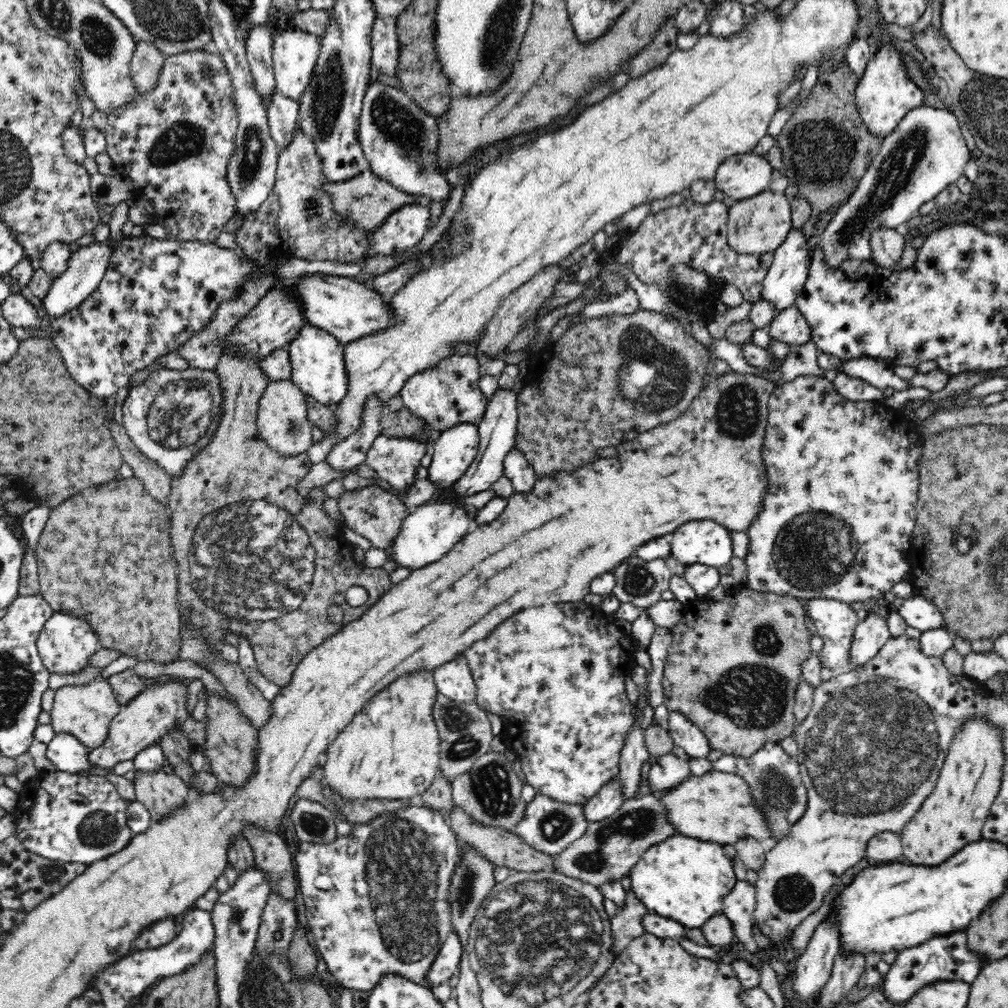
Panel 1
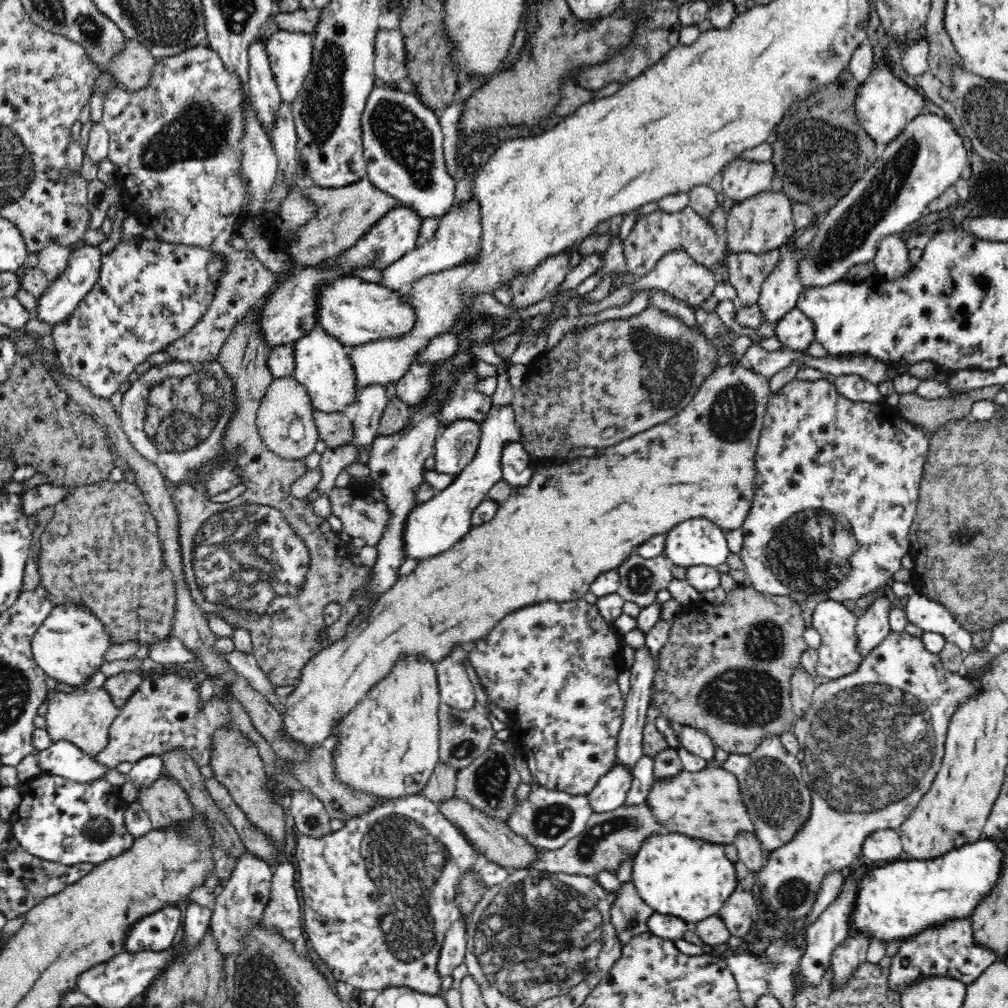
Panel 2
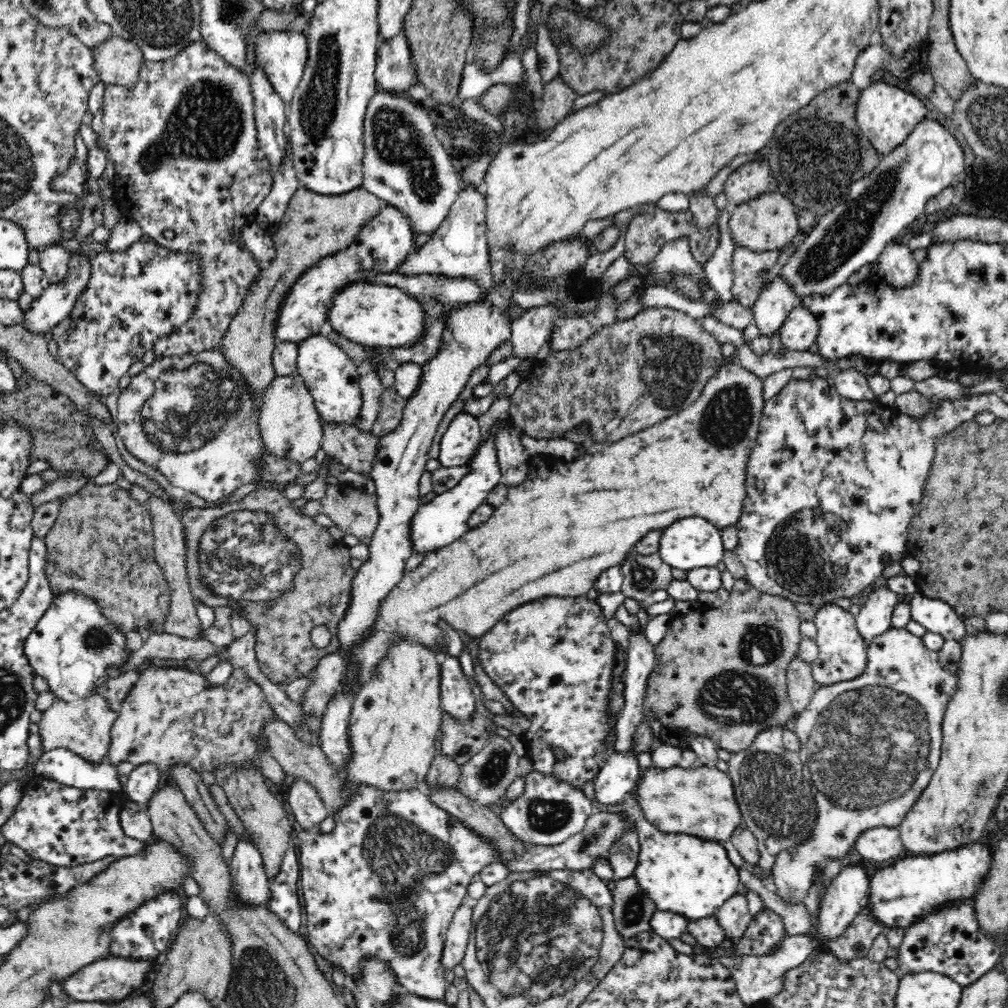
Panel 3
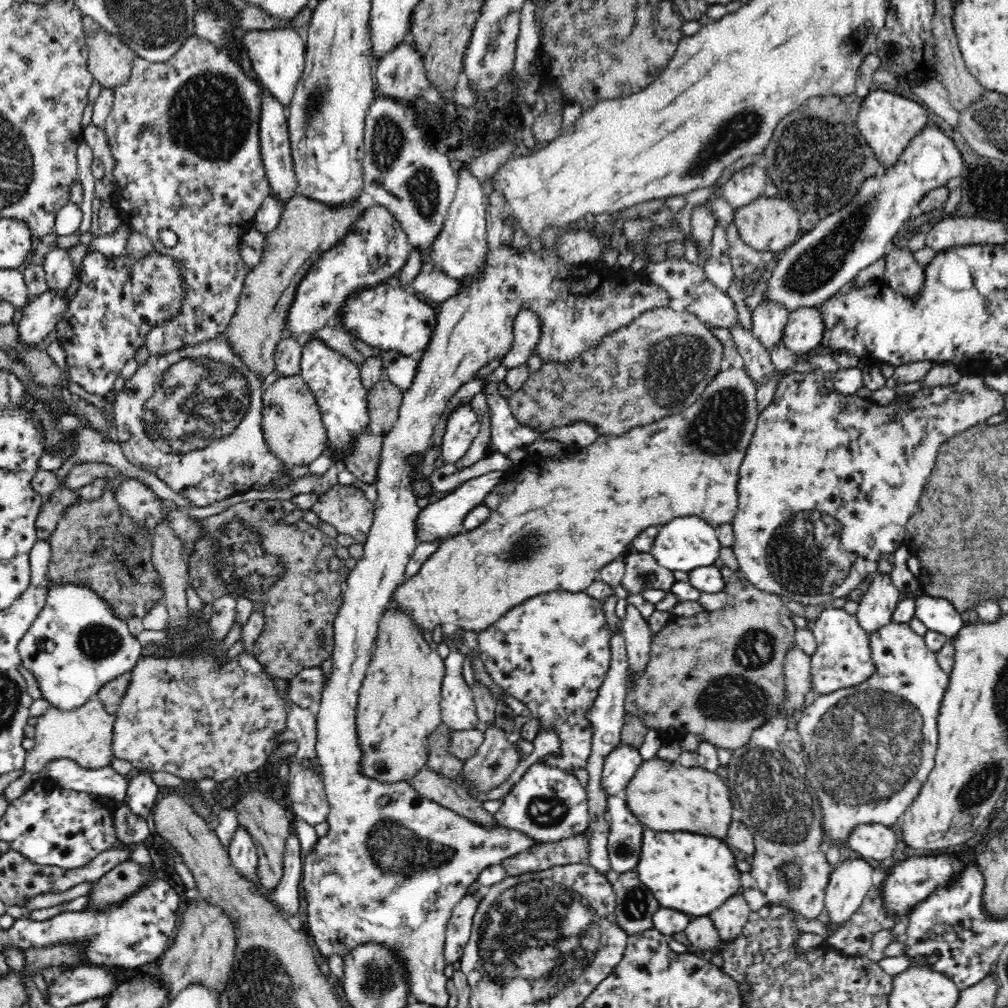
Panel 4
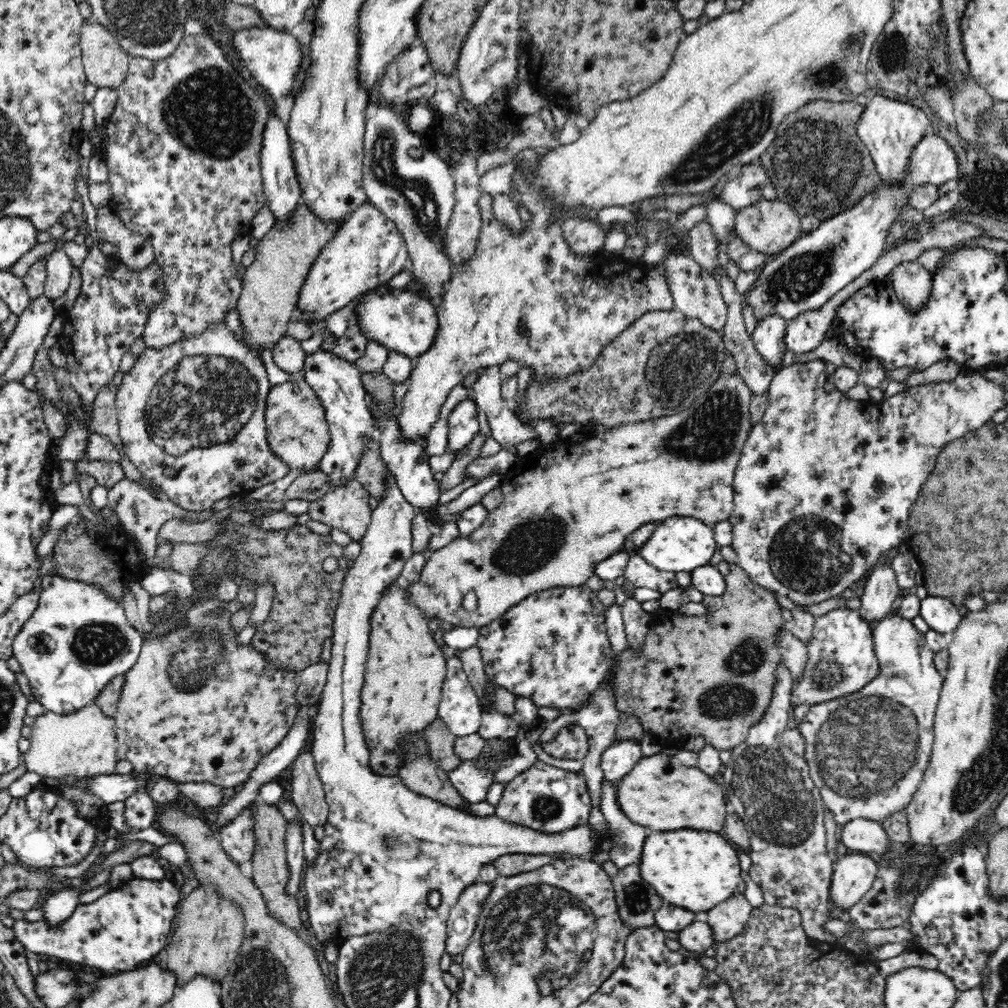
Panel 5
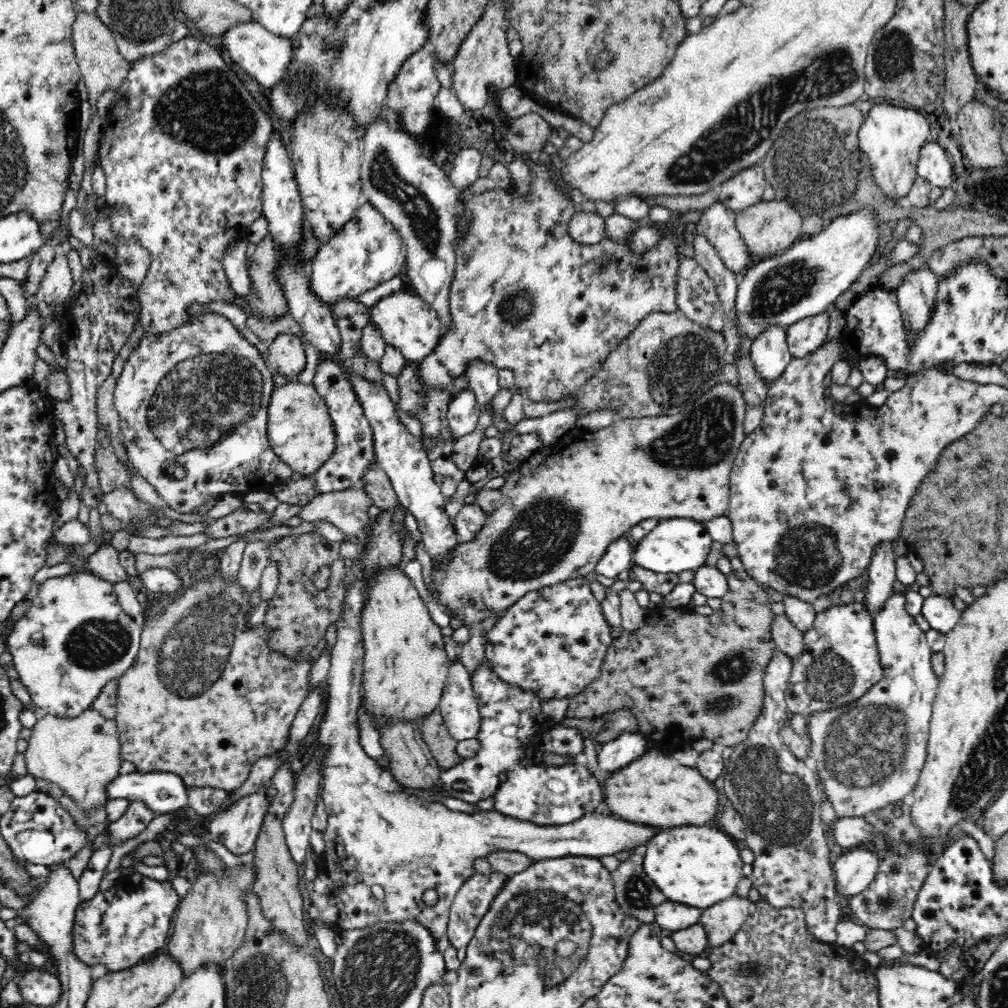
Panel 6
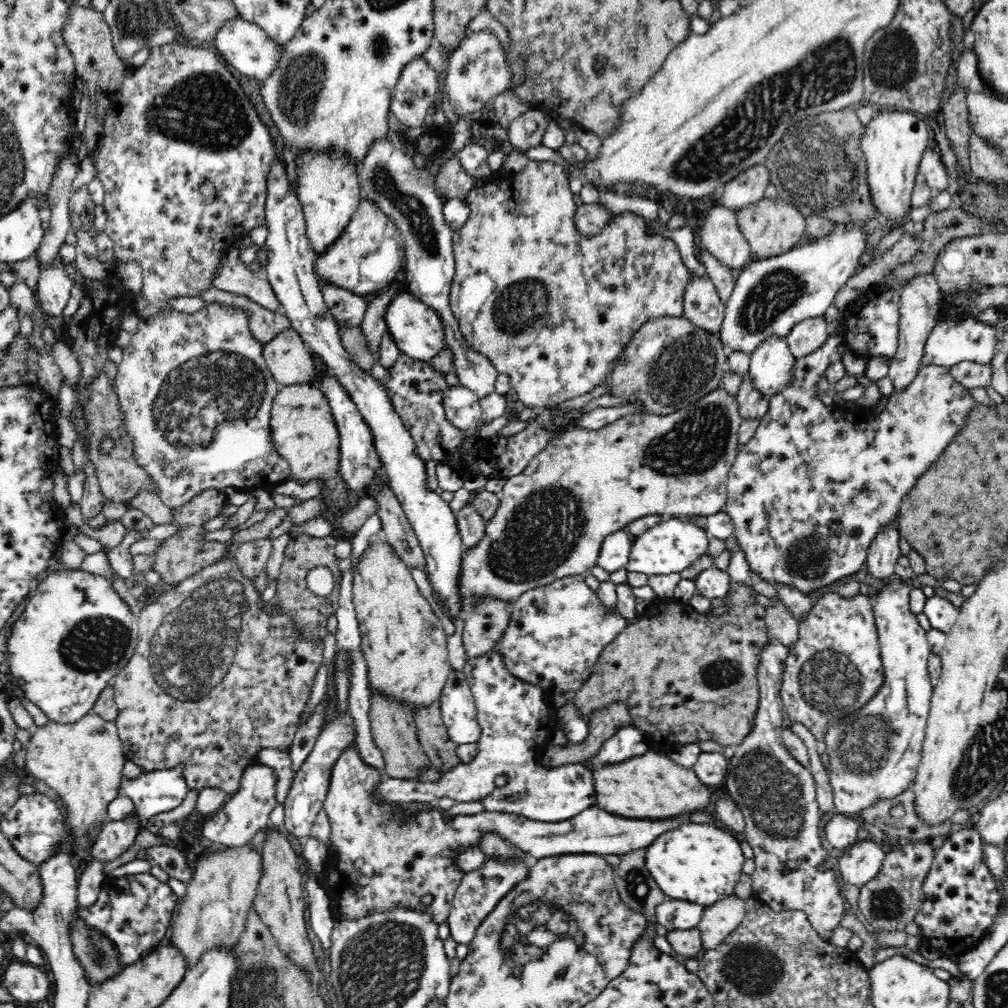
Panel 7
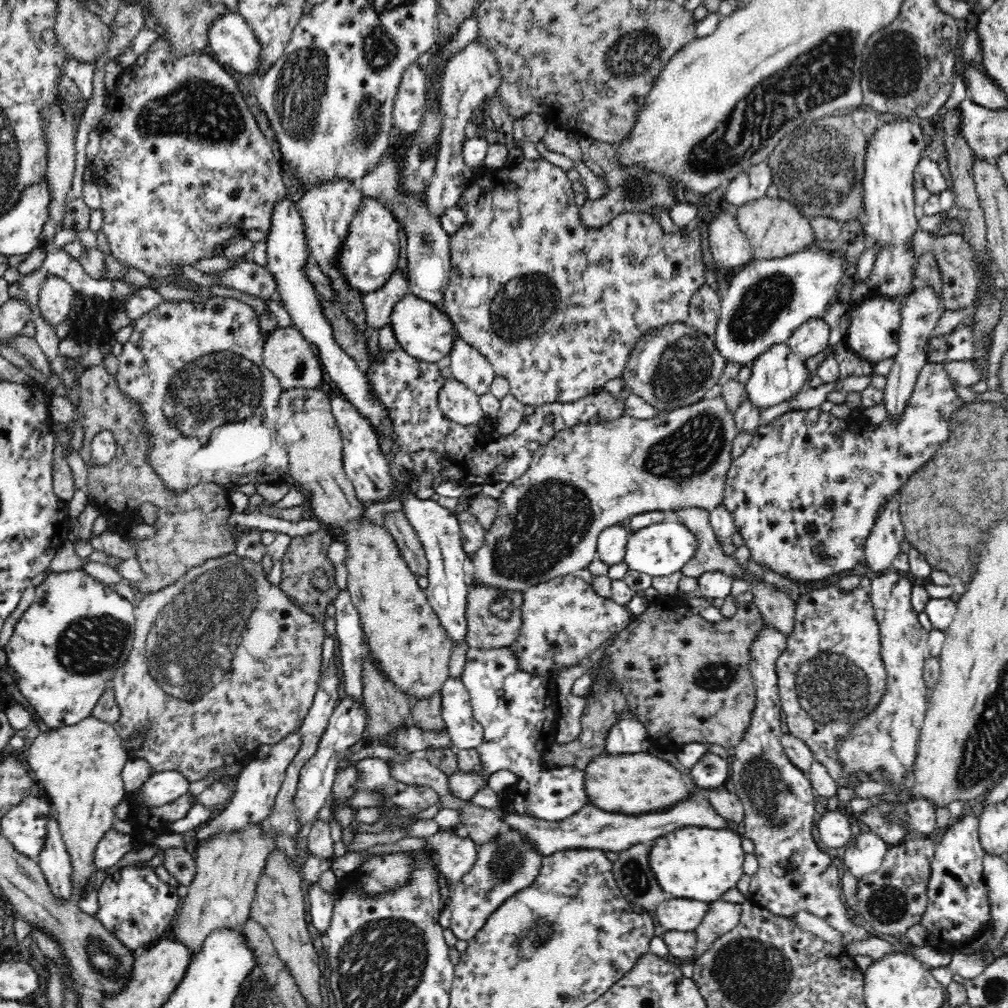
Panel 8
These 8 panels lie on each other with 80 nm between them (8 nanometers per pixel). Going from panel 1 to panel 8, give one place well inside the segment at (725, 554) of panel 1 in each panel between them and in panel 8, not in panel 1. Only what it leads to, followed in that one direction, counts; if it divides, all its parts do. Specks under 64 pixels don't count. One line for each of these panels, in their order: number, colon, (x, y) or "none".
2: (697, 541)
3: (693, 542)
4: (684, 543)
5: (678, 544)
6: (677, 544)
7: (670, 546)
8: (661, 549)

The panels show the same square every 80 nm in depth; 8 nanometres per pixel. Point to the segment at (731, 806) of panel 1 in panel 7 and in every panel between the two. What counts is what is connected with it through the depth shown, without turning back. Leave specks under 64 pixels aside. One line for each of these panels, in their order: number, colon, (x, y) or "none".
2: (707, 804)
3: (700, 800)
4: (663, 795)
5: (659, 792)
6: (655, 789)
7: (651, 785)

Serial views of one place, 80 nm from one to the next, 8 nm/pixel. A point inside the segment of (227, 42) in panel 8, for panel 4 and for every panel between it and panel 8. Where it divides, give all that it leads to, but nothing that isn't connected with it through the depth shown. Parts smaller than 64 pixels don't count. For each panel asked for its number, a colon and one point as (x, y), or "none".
4: (277, 56)
5: (273, 57)
6: (265, 56)
7: (244, 45)

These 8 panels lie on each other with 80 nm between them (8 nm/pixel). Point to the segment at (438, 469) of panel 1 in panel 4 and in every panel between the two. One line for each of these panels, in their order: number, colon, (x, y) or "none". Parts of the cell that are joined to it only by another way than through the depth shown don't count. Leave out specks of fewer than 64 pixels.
2: (456, 444)
3: (458, 443)
4: (463, 424)

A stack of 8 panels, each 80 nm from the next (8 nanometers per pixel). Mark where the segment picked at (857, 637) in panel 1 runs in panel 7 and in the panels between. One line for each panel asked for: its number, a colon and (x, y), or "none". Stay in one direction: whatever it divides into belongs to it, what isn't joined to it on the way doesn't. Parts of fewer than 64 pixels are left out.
2: (873, 625)
3: (875, 615)
4: (876, 608)
5: (881, 593)
6: (883, 582)
7: (883, 552)

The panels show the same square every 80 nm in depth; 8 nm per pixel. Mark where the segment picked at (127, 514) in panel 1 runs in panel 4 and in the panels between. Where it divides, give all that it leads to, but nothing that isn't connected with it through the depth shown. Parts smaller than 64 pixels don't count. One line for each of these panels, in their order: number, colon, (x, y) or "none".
2: (101, 550)
3: (101, 544)
4: (95, 544)

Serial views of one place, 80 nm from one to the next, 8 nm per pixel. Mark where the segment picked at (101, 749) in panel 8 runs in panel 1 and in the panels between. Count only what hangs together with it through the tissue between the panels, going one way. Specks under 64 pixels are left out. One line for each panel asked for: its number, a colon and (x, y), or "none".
1: (86, 711)
2: (82, 718)
3: (84, 726)
4: (85, 735)
5: (74, 748)
6: (82, 755)
7: (82, 762)

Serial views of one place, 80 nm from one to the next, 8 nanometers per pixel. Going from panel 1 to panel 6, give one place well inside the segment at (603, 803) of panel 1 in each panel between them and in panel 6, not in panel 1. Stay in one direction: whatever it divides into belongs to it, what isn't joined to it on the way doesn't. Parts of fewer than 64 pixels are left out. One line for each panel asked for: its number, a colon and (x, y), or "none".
2: (610, 791)
3: (616, 779)
4: (619, 766)
5: (616, 760)
6: (619, 752)

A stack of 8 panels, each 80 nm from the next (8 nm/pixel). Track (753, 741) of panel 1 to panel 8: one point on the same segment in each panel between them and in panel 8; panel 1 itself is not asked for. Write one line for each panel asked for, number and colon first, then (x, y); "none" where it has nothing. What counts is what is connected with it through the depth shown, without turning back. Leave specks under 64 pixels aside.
2: (725, 670)
3: (720, 673)
4: (719, 675)
5: (712, 675)
6: (683, 676)
7: (686, 678)
8: (686, 680)

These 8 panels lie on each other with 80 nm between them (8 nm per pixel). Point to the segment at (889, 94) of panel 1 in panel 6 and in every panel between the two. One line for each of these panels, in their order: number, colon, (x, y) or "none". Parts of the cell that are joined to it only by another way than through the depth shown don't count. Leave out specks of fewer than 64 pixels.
2: (884, 106)
3: (887, 115)
4: (888, 122)
5: (890, 130)
6: (891, 137)

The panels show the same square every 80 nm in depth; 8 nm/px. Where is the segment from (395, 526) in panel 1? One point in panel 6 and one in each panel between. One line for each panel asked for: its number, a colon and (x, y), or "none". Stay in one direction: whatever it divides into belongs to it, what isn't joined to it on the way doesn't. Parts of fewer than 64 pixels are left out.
2: (361, 509)
3: (353, 511)
4: (345, 507)
5: (346, 507)
6: (348, 510)

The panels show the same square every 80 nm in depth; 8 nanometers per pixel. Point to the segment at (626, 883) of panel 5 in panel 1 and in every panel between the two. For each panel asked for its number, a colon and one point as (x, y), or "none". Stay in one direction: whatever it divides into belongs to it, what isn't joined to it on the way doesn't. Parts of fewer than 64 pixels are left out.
1: (627, 923)
2: (629, 913)
3: (633, 908)
4: (635, 905)

